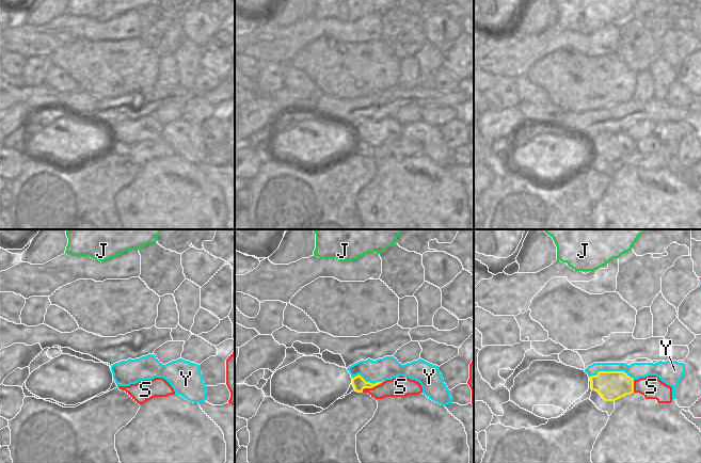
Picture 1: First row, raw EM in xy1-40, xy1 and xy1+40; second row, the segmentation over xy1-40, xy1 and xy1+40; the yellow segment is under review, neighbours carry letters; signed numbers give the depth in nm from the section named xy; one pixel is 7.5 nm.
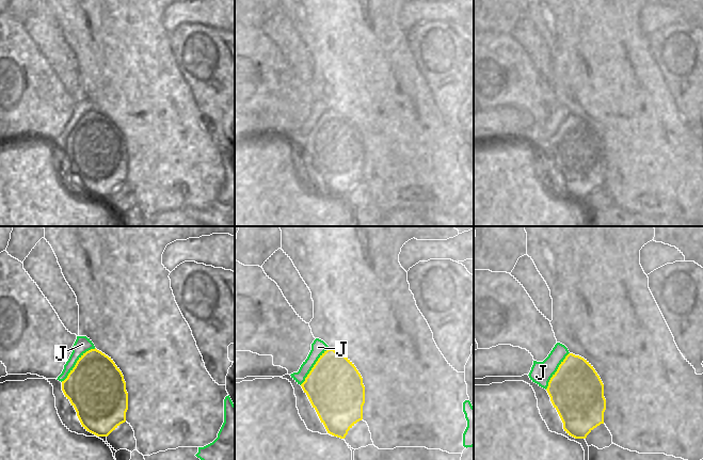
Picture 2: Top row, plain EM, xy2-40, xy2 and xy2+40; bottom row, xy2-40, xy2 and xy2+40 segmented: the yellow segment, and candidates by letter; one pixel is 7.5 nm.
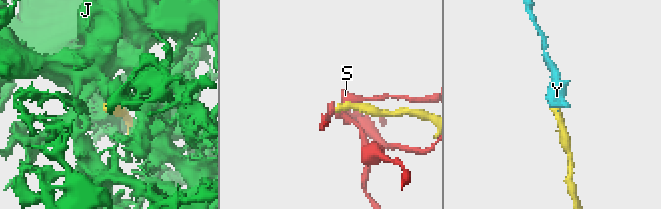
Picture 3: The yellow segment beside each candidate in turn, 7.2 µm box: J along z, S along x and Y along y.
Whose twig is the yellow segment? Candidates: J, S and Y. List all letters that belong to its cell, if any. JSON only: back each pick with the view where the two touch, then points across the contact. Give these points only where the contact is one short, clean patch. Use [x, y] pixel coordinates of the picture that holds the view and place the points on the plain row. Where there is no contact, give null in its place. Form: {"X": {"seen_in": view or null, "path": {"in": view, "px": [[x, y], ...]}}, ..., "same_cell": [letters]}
{"Y": {"seen_in": "xy1+40"}, "same_cell": ["Y"]}

